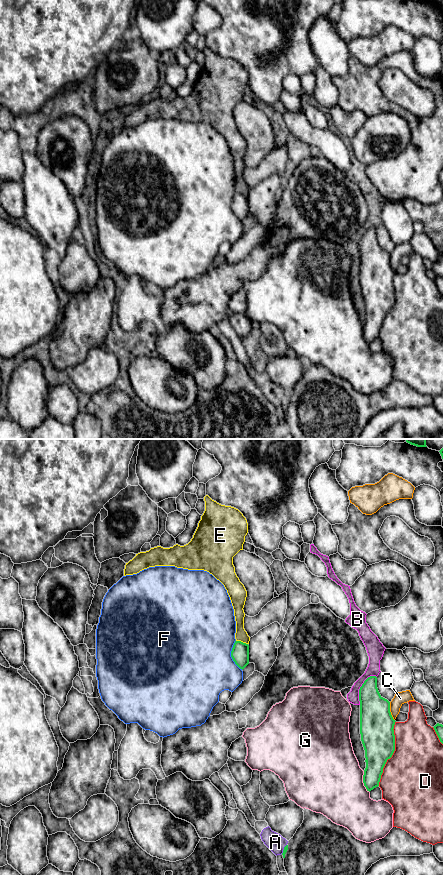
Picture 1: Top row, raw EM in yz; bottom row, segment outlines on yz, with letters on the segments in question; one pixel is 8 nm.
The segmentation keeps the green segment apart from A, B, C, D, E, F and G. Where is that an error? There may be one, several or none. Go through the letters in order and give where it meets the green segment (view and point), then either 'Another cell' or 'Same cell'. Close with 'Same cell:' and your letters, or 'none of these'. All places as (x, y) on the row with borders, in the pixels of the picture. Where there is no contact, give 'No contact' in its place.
A: Touches green at yz (284, 849). Another cell
B: Touches green at yz (360, 687). Another cell
C: Touches green at yz (389, 711). Another cell
D: Touches green at yz (393, 752). Another cell
E: Touches green at yz (242, 642). Another cell
F: Touches green at yz (231, 655). Another cell
G: Touches green at yz (363, 782). Another cell
Same cell: none of these

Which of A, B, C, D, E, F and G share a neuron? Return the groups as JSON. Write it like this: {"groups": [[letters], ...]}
{"groups": [["A"], ["B"], ["C"], ["D"], ["E"], ["F"], ["G"]]}

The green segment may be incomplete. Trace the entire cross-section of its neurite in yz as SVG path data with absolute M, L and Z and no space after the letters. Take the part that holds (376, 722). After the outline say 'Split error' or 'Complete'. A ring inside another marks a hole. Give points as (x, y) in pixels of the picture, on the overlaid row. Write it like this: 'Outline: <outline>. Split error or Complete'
Outline: M368 677L359 689L360 701L360 734L365 750L366 768L363 775L363 783L367 791L379 786L383 768L395 751L395 735L393 719L390 712L390 702L383 698L377 688L377 677Z. Complete

